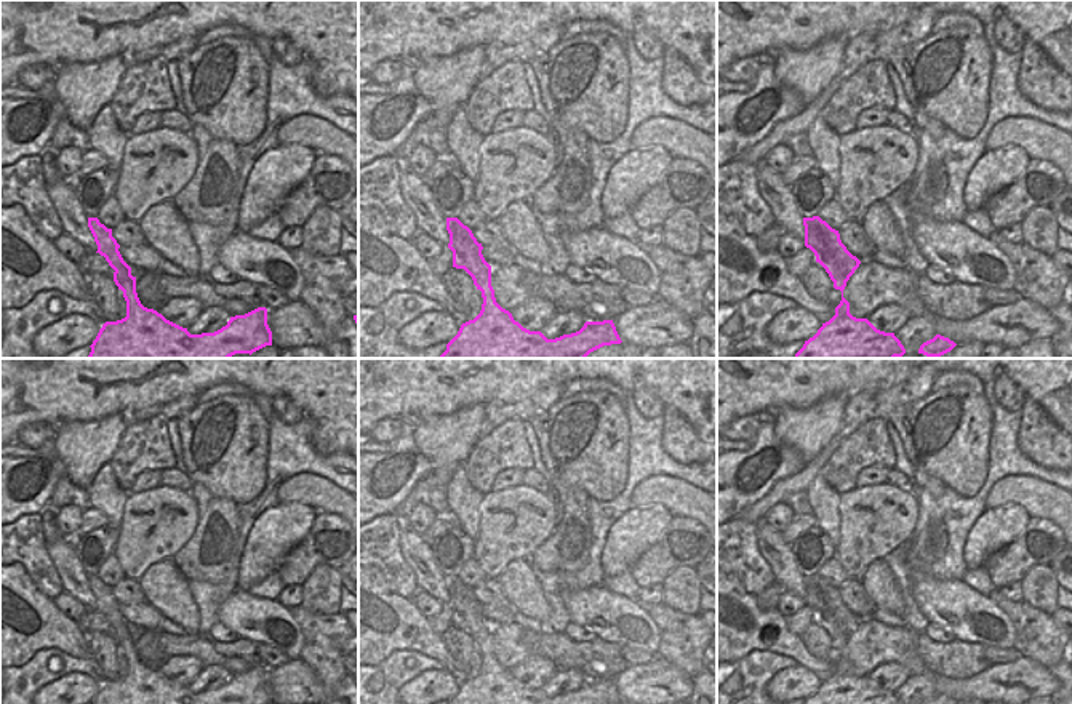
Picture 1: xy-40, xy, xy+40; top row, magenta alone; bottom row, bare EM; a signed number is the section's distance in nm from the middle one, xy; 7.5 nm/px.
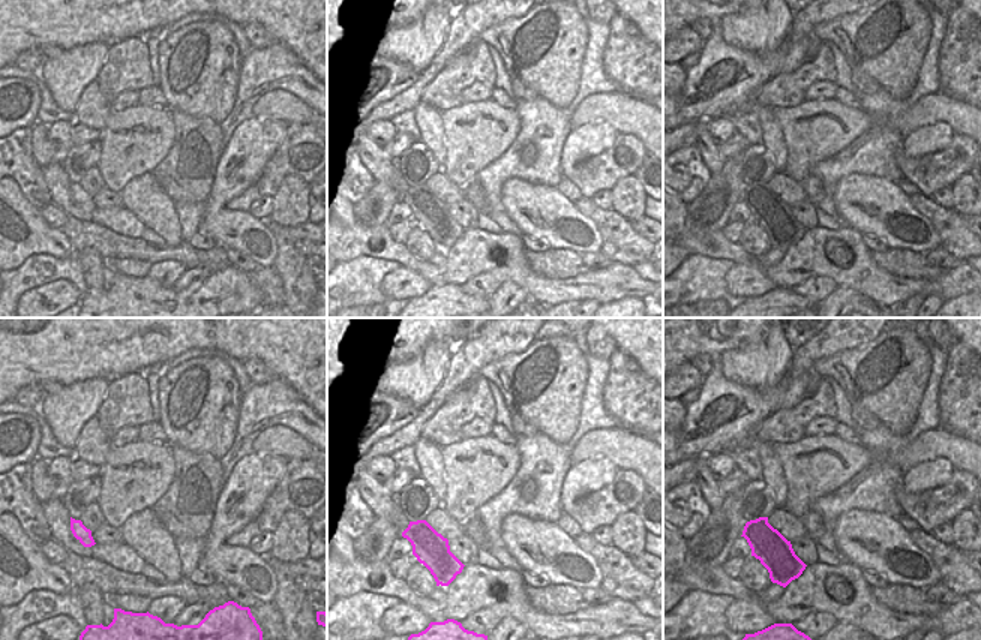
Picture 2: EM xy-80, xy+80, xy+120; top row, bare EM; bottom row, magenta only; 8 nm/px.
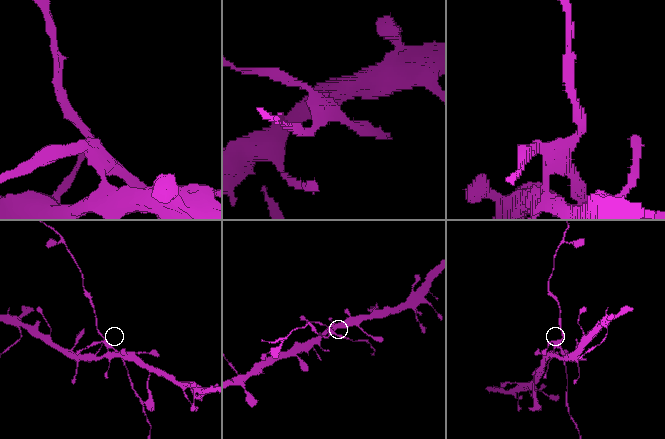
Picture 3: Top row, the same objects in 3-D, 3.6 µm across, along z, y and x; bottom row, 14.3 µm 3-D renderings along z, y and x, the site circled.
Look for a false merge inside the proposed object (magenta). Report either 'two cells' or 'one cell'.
two cells

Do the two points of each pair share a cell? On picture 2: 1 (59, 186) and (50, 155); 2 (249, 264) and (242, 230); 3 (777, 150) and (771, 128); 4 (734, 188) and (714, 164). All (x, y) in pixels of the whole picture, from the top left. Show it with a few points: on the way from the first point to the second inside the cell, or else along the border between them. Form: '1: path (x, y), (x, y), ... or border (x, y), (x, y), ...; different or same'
1: border (60, 162), (51, 162), (42, 168); different
2: border (225, 248), (234, 248), (246, 254), (258, 267); different
3: path (774, 144), (771, 134); same
4: border (726, 159), (711, 174); different

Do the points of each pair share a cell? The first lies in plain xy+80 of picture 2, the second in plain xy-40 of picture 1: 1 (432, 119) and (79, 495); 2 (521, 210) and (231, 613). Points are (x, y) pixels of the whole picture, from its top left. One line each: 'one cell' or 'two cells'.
1: two cells
2: one cell

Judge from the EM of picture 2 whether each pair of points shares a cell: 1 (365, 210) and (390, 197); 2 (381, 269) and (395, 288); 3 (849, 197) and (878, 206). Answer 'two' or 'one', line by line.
1: one
2: two
3: one

